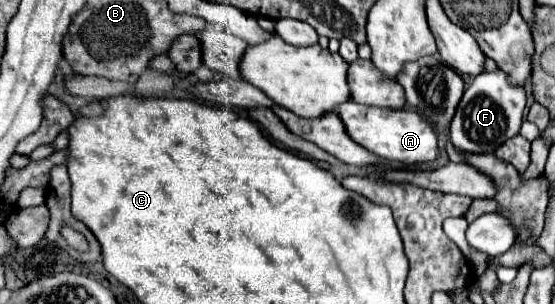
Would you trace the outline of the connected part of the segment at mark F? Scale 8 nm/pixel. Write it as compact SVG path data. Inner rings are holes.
M503 70L477 74L473 84L465 90L465 94L457 106L455 118L451 122L453 146L461 152L473 152L473 154L493 152L505 140L519 134L523 108L525 108L525 88L511 86L511 82L507 82L507 74L503 74Z

